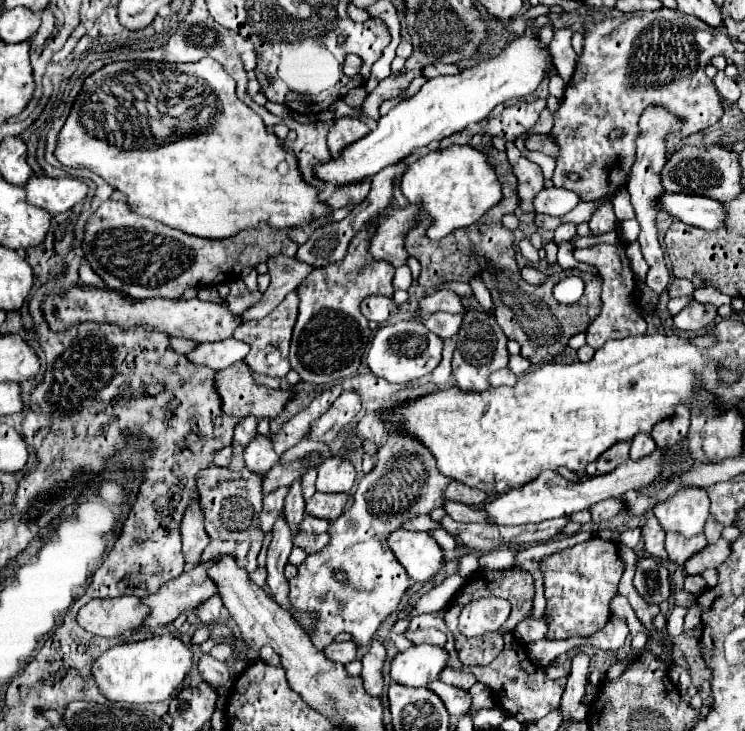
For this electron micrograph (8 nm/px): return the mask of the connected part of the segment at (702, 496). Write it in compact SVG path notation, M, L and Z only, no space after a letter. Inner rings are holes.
M688 486L672 494L668 500L654 506L654 516L666 532L678 532L682 536L694 536L704 532L704 524L710 512L710 498L706 488Z

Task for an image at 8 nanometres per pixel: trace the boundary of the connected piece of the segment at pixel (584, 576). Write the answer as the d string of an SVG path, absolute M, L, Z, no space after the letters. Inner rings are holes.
M590 538L586 542L572 546L570 550L546 558L540 570L544 574L544 596L548 618L546 638L590 636L602 630L602 626L610 616L608 602L616 594L614 584L618 584L618 580L622 578L622 562L618 560L616 542Z

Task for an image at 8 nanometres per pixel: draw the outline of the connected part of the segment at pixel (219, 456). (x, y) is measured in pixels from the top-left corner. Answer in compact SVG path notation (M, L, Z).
M227 446L214 454L214 463L222 468L228 468L230 466L233 457L232 446Z

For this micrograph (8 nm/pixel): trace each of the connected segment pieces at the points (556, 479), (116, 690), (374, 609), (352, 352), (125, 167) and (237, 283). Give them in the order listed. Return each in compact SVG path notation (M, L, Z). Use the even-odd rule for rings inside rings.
M656 450L654 456L646 456L646 460L638 460L638 464L630 464L630 460L628 460L626 464L622 464L622 468L616 468L610 474L592 476L582 482L568 482L558 472L546 470L536 480L532 480L524 486L512 488L504 494L498 494L494 500L490 500L484 506L486 518L490 524L496 524L496 526L514 526L514 524L530 524L530 522L544 522L550 518L570 516L574 512L590 508L592 504L596 504L600 500L618 498L626 490L638 490L642 486L648 486L662 472L662 460L664 460L664 454L660 450Z
M164 634L138 642L124 642L108 648L92 664L92 676L98 690L113 704L148 704L170 698L192 668L192 650L180 638Z
M388 434L376 458L374 470L360 480L350 510L330 524L330 542L320 552L310 554L300 564L298 576L290 580L290 606L316 618L310 640L318 650L340 632L348 632L358 650L370 644L374 632L398 610L402 596L410 588L410 578L386 548L388 532L400 528L404 520L428 514L444 504L442 490L450 480L438 472L434 458L426 454L422 444ZM336 570L344 570L344 586L334 578Z
M372 218L350 242L348 252L344 256L344 260L328 264L324 268L314 268L306 280L296 288L296 294L300 298L300 306L298 306L298 320L292 332L292 344L290 344L290 364L292 370L296 370L300 374L300 378L304 382L310 384L330 384L334 380L342 380L342 378L350 378L352 374L356 374L358 366L360 366L360 358L364 354L364 348L368 344L370 338L370 328L368 328L368 320L362 316L360 312L360 302L370 296L370 294L392 294L392 276L394 276L394 266L386 260L374 260L368 252L370 248L370 236L374 236L376 230L376 218Z
M208 56L198 62L160 62L160 60L110 62L110 64L102 66L100 70L96 70L94 74L86 76L82 90L78 92L78 96L72 104L72 110L70 110L70 114L56 138L54 154L60 160L60 164L64 164L68 168L86 168L86 170L92 170L94 174L102 176L112 188L120 190L126 196L126 204L130 206L132 212L138 212L140 216L158 220L170 228L176 228L176 230L182 230L186 234L200 236L200 238L234 236L240 230L256 228L256 224L260 224L262 220L266 220L272 228L306 226L310 222L310 218L330 214L330 208L326 208L326 204L322 204L316 198L316 190L302 180L294 154L278 146L278 138L266 130L262 118L236 98L234 80L230 80L230 76L226 76L222 66Z
M238 278L230 284L230 291L225 303L234 315L240 315L256 304L261 297L260 290L250 292L243 280Z

